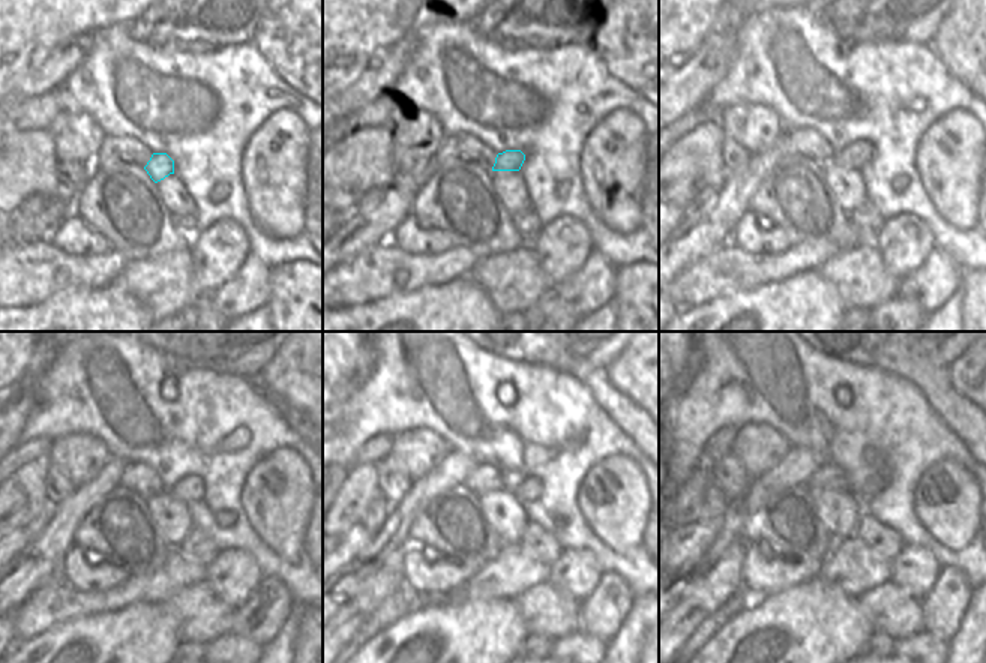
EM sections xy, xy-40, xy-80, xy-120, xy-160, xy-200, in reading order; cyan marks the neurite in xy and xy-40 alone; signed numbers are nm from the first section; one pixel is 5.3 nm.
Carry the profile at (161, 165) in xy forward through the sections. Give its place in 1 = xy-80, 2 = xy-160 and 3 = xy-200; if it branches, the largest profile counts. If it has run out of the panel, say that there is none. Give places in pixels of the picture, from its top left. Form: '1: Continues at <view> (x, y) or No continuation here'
1: Continues at xy-80 (856, 155)
2: Continues at xy-160 (530, 489)
3: Continues at xy-200 (872, 486)

